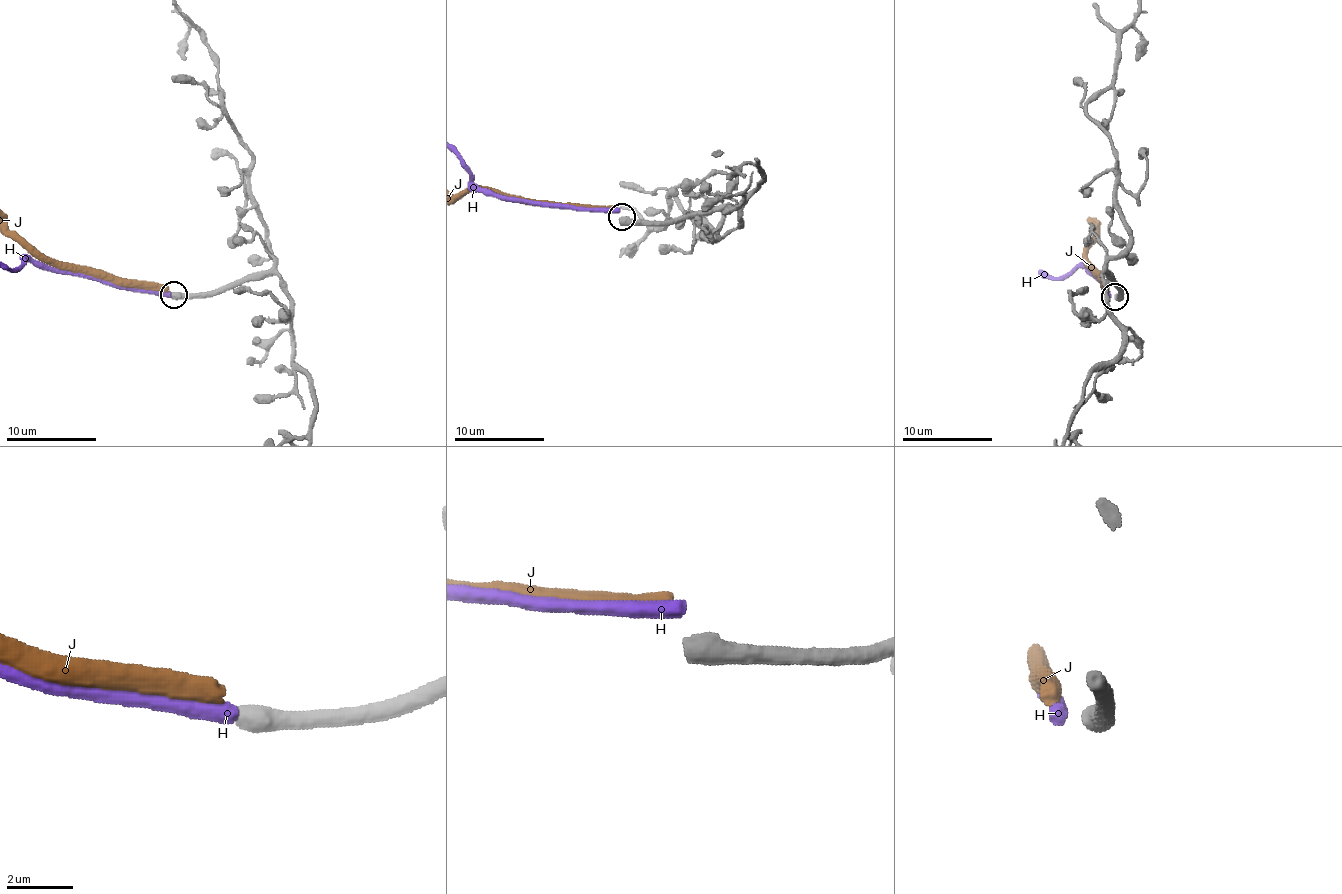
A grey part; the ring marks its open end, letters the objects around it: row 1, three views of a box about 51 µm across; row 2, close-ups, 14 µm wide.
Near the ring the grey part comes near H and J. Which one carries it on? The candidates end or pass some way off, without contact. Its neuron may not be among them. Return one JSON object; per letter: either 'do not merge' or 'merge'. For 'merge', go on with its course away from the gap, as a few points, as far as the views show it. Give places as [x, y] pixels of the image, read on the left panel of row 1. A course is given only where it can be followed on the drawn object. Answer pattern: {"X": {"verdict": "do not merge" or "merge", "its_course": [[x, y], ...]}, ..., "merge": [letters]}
{"H": {"verdict": "merge"}, "J": {"verdict": "do not merge"}, "merge": ["H"]}

